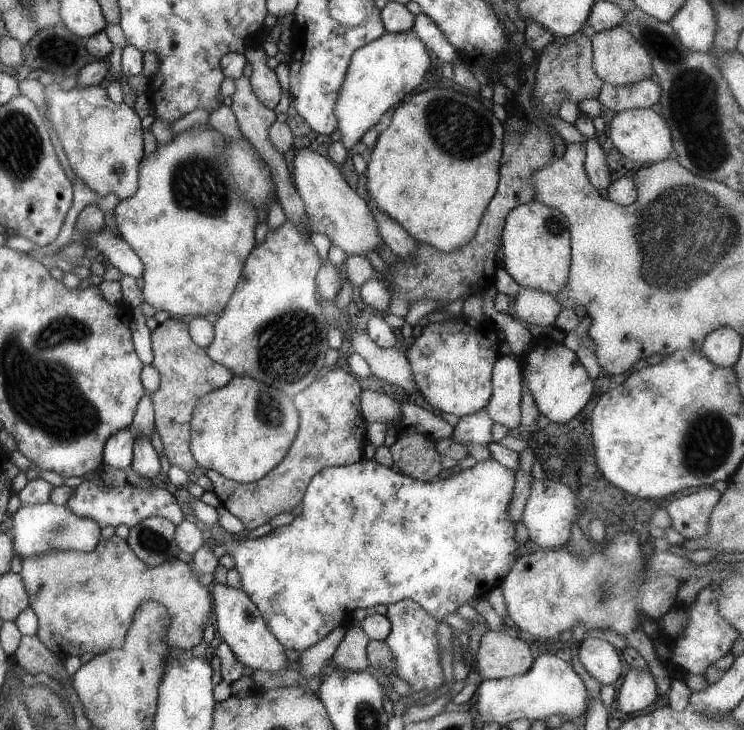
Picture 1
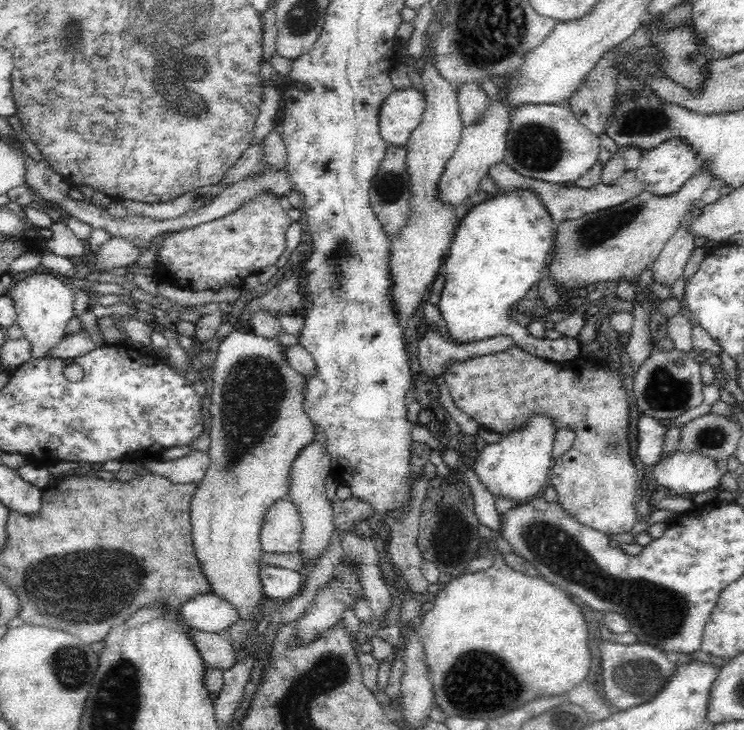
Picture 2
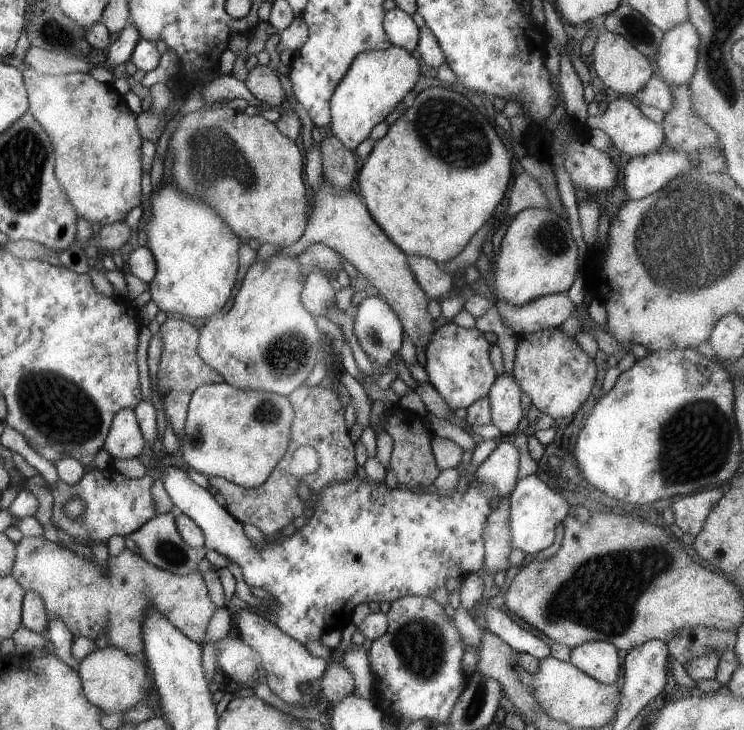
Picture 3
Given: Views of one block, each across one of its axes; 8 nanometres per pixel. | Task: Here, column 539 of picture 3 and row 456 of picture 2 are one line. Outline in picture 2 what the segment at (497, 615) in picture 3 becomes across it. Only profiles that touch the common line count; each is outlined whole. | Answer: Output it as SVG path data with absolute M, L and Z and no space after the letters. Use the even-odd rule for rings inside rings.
M643 414L638 423L638 456L644 465L656 465L664 450L668 422L658 417Z

